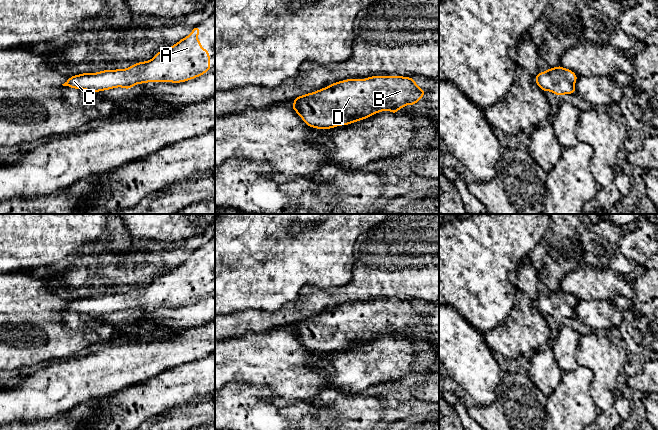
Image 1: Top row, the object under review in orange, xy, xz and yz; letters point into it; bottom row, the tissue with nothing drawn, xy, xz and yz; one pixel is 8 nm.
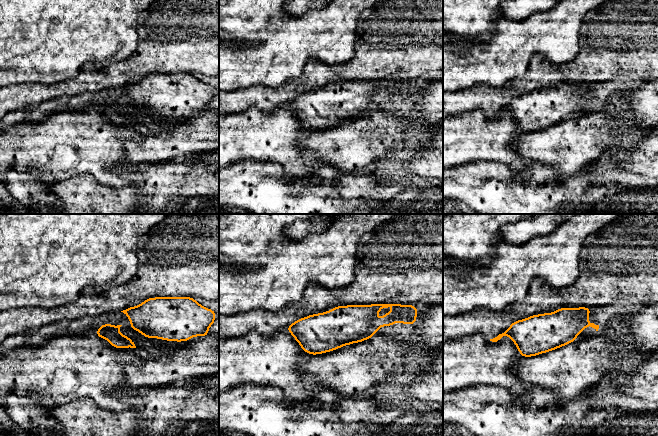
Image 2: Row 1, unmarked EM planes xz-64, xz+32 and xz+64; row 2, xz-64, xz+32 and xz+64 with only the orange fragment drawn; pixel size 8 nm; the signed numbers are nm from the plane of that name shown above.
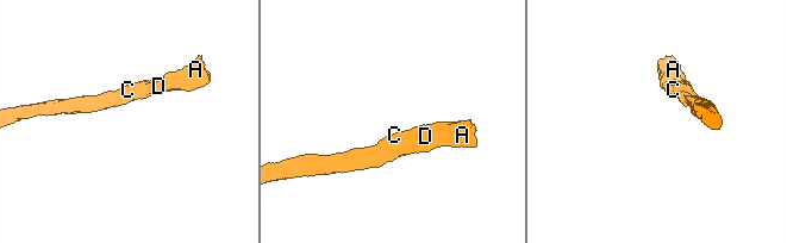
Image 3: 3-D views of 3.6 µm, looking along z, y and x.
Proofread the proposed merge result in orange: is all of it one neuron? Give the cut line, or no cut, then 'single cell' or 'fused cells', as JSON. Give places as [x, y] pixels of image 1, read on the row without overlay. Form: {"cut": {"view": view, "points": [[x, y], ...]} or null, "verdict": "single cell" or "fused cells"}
{"cut": null, "verdict": "single cell"}

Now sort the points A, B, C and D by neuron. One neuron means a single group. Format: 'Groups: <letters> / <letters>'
Groups: A B C D

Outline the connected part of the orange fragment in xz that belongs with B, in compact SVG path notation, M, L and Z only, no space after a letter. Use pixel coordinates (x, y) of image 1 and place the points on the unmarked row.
M371 300L366 303L346 303L335 306L330 310L319 313L313 317L308 317L294 322L294 328L290 330L303 343L309 351L316 353L331 353L333 351L352 348L359 344L371 341L373 338L388 334L398 338L399 332L406 329L415 329L424 321L425 313L416 309L414 302L403 300Z

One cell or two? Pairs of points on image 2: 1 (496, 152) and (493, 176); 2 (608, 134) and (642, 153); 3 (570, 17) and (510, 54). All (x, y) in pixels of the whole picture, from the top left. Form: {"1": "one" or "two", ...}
{"1": "two", "2": "two", "3": "one"}

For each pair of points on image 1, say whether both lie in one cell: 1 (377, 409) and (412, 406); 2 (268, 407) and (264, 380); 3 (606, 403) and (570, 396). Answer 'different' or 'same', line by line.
1: same
2: different
3: different

